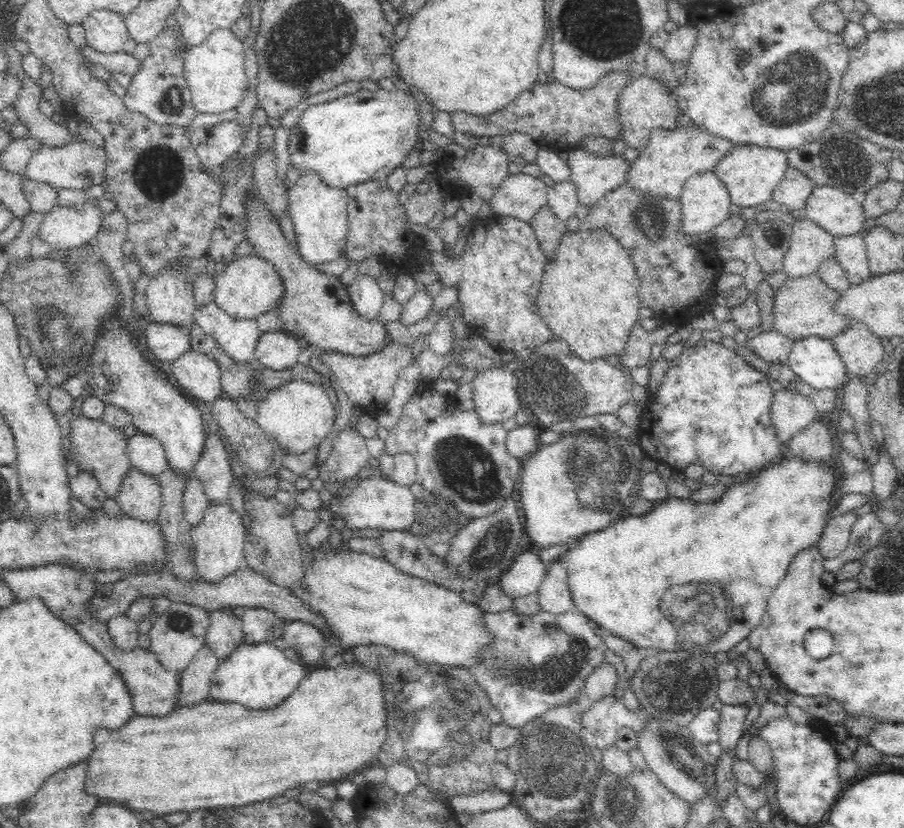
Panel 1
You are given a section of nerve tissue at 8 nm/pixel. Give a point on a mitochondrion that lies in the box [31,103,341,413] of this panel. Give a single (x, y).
(61, 330)

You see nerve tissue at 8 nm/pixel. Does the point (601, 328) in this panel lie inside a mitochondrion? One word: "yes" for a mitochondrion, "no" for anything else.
no

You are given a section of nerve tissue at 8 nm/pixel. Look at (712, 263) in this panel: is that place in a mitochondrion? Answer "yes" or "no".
no

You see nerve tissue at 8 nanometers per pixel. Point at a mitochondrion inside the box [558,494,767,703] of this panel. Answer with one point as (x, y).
(715, 608)

